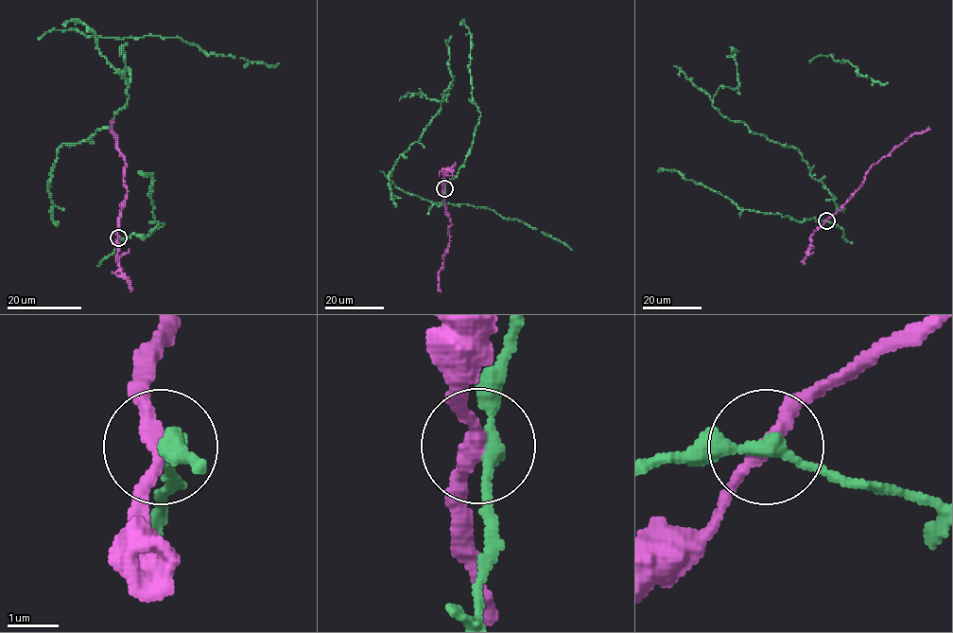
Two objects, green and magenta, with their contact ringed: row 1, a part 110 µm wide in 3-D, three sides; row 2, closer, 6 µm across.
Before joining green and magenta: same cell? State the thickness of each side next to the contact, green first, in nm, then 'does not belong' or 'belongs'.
260 nm thick on the green side, 280 nm on the other; does not belong

